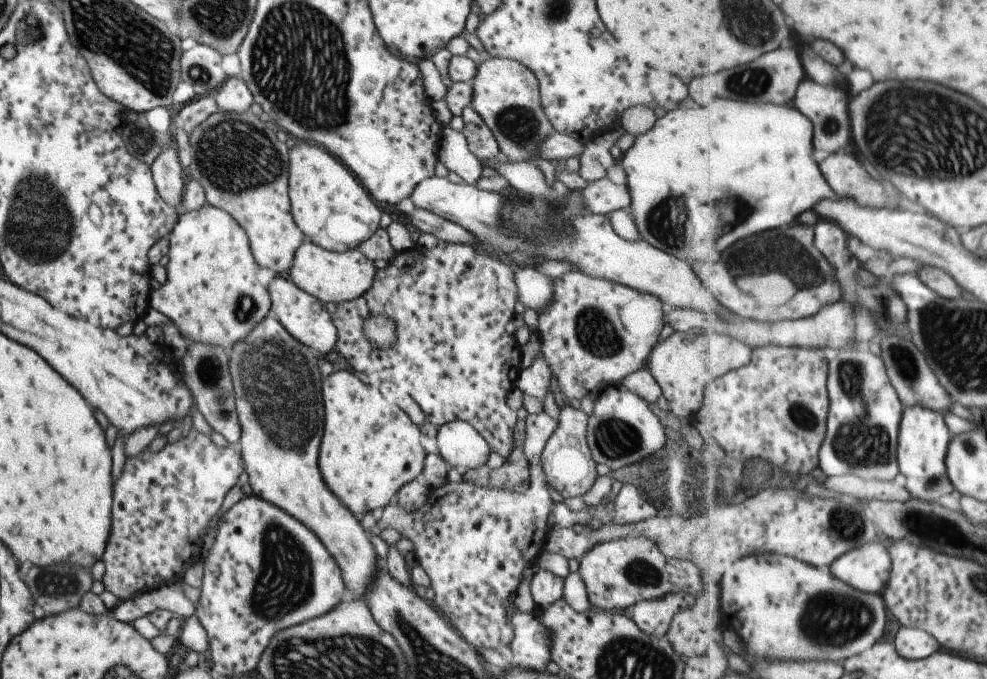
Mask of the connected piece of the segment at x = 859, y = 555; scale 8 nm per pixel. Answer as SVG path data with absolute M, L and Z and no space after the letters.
M873 541L841 555L830 566L830 571L859 590L879 594L885 590L891 578L892 556L881 541Z

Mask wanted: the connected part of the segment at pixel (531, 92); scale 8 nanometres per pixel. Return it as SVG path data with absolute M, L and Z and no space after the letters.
M491 57L489 60L481 61L479 66L475 67L474 77L470 82L472 88L472 97L470 106L480 116L480 119L488 126L496 140L498 149L508 162L534 162L539 166L540 157L534 158L534 148L538 151L541 143L551 134L555 133L546 118L540 105L540 94L538 91L538 82L536 76L526 66L517 61L509 59L500 59Z

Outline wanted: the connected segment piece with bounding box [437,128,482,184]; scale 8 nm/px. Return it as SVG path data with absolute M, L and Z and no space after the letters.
M445 128L437 152L438 162L458 174L465 183L474 184L480 178L482 166L468 149L465 137L461 131Z

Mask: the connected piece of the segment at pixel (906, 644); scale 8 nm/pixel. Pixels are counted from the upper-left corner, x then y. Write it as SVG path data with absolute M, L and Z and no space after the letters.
M900 627L895 635L894 643L897 652L906 659L927 658L941 650L942 644L930 632L922 628Z

